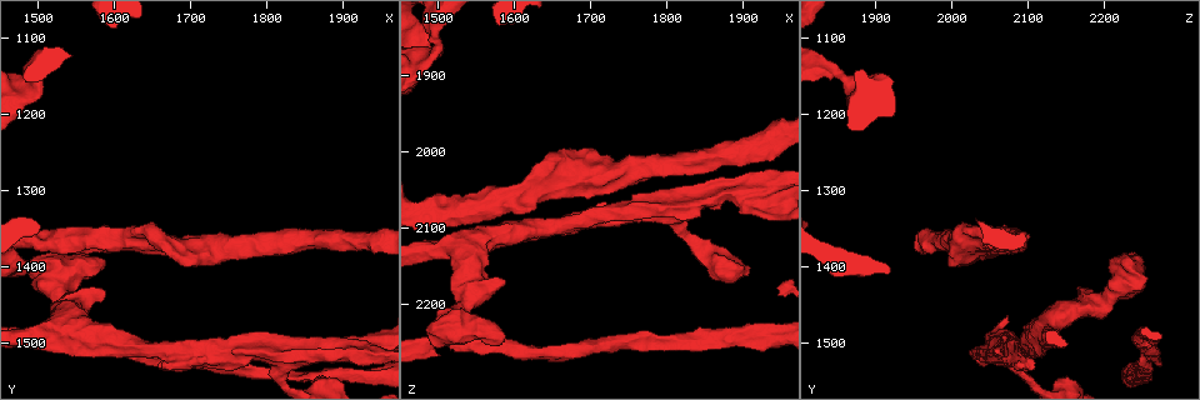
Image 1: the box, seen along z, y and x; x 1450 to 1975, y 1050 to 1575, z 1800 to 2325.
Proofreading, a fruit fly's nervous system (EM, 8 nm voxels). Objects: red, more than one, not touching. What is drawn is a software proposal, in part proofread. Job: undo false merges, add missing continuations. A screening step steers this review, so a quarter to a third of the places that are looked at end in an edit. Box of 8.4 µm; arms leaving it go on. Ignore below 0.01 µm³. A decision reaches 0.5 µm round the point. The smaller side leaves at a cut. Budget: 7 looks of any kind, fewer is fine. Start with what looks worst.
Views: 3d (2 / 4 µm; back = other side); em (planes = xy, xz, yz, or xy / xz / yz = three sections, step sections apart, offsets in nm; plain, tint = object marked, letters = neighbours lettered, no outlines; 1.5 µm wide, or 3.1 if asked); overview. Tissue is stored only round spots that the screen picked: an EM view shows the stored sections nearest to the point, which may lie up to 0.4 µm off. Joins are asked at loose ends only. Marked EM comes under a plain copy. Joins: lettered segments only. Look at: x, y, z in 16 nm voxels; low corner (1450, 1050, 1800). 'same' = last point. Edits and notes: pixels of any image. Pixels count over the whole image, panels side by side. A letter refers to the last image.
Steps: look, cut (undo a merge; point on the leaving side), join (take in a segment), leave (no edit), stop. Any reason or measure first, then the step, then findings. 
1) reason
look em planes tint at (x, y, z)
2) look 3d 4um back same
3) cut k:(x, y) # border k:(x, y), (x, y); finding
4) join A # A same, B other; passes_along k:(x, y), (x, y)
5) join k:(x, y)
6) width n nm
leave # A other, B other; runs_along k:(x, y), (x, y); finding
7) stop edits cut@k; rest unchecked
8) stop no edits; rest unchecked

two arms at a narrow angle
look em xz step 8 tint at (1890, 1510, 2055)

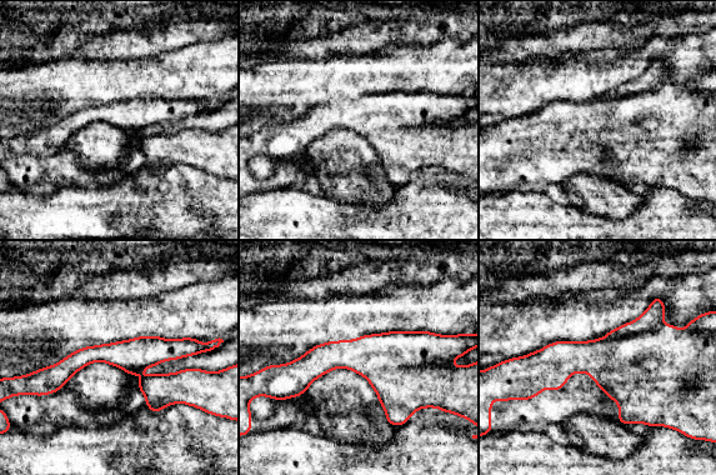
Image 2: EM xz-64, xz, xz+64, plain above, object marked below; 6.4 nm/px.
look em planes letters same

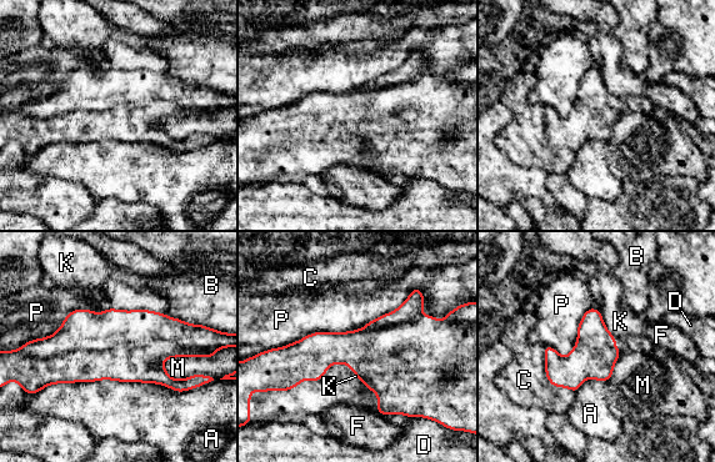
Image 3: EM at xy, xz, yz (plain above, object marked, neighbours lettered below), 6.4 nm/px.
cut 3:(126, 362) # A other, B other, C other, D other, F other, K other, M other, P other; part_leaving 3:(198, 353), (49, 365); two cells meet here

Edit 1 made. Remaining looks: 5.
see it whole again
look overview

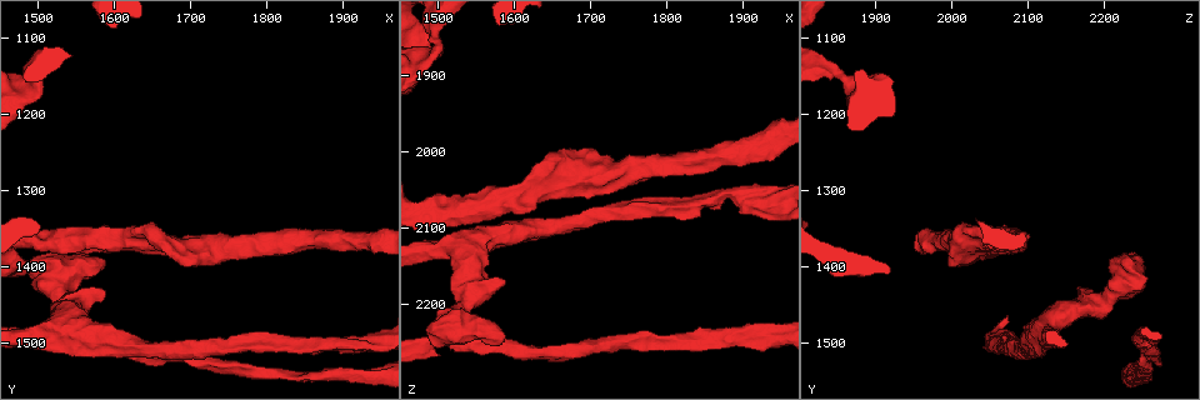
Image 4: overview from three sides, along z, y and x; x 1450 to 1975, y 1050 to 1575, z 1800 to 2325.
thick end
look 3d 4um at (1590, 1435, 2170)

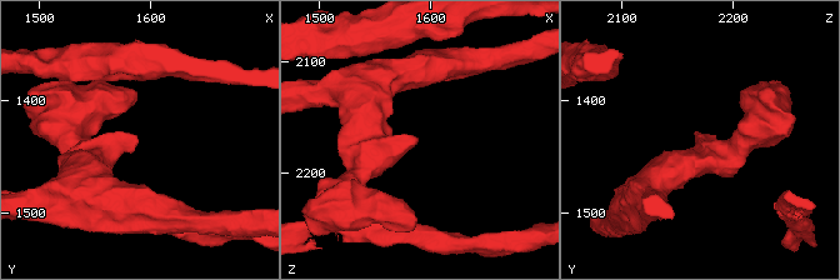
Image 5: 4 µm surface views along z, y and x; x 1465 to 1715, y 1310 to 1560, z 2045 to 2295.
look em planes letters at (1584, 1432, 2168)

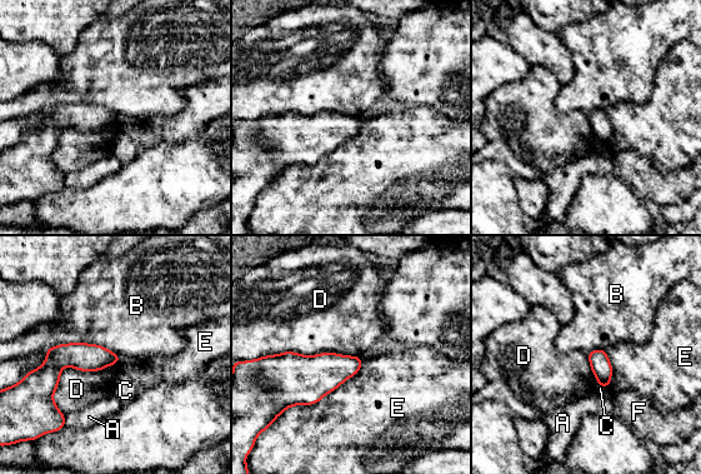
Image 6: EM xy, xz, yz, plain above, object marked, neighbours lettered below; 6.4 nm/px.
leave # A other, B other, C other, D other, E other, F other; none of them fits

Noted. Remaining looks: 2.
stop edits cut@3; rest unchecked

